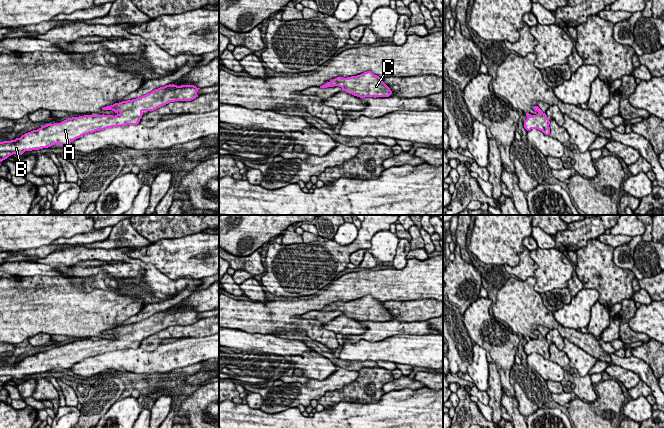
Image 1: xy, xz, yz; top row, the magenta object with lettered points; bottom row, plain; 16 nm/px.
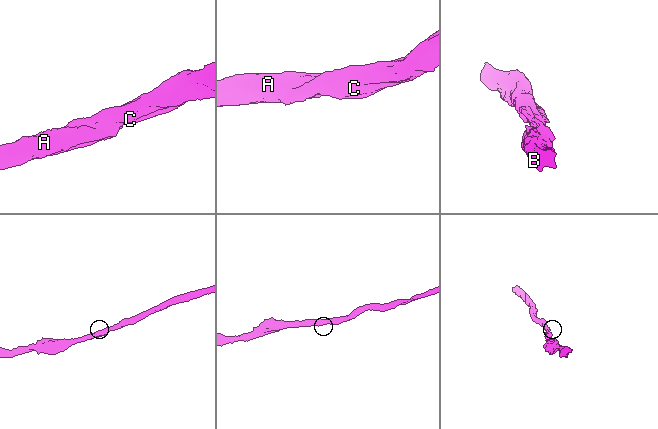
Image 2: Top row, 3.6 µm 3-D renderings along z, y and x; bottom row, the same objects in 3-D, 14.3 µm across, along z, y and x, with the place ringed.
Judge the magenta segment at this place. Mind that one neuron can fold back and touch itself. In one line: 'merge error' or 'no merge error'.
no merge error

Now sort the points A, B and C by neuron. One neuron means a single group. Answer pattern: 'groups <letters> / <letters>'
groups A B C

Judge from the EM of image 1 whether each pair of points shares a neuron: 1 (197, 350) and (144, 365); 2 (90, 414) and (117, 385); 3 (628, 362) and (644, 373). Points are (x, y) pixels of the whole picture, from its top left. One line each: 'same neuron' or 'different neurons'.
1: same neuron
2: same neuron
3: same neuron

